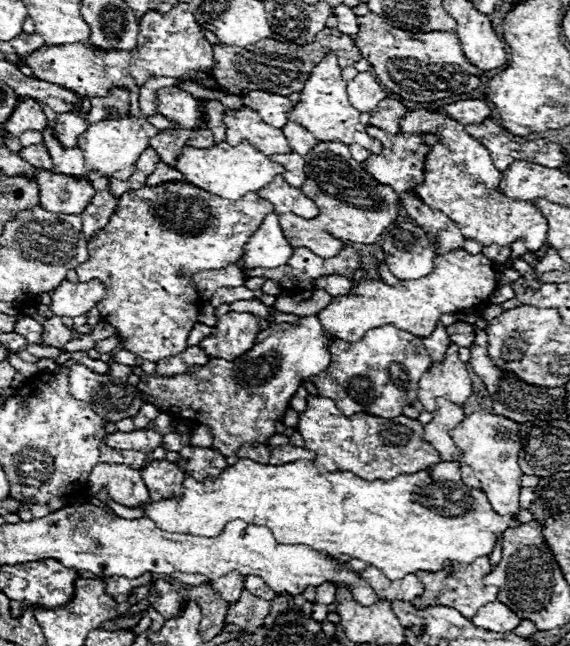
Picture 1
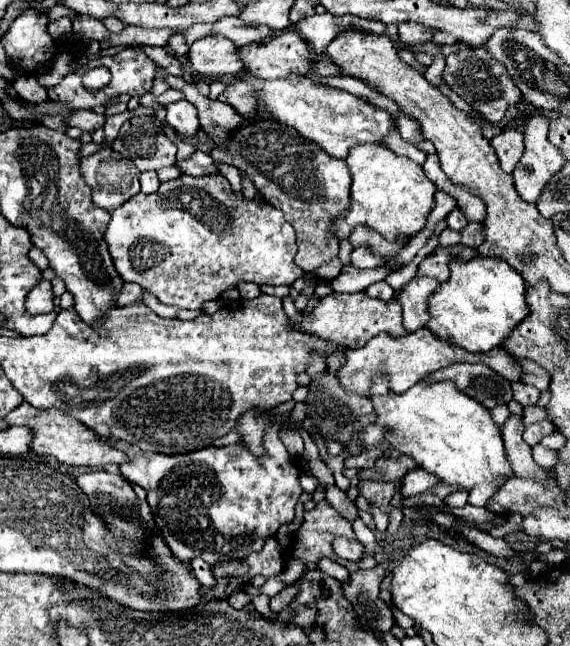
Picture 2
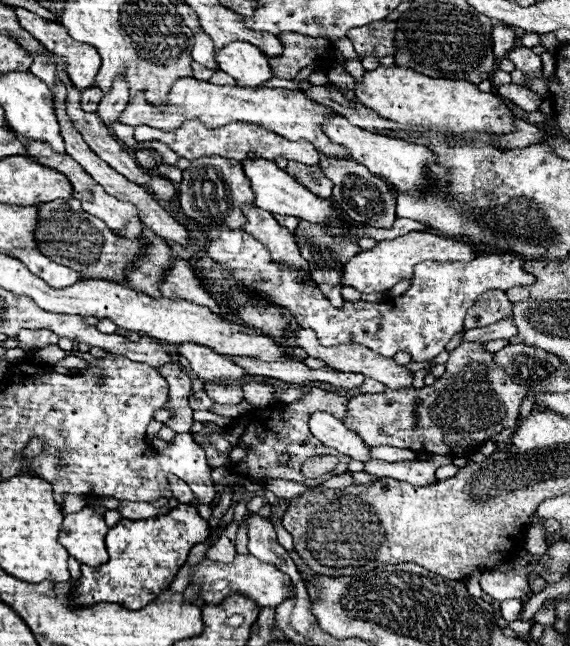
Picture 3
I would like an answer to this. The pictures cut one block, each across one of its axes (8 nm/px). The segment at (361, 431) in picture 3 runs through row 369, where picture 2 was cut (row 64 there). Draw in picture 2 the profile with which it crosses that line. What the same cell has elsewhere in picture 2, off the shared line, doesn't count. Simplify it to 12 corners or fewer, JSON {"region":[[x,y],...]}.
{"region":[[484,48],[446,56],[442,78],[488,122],[520,100]]}

